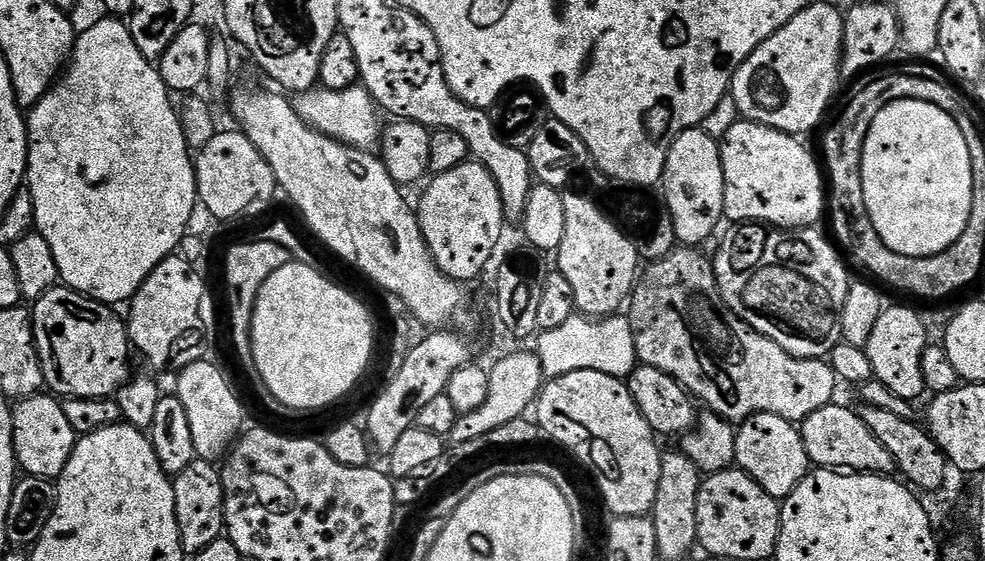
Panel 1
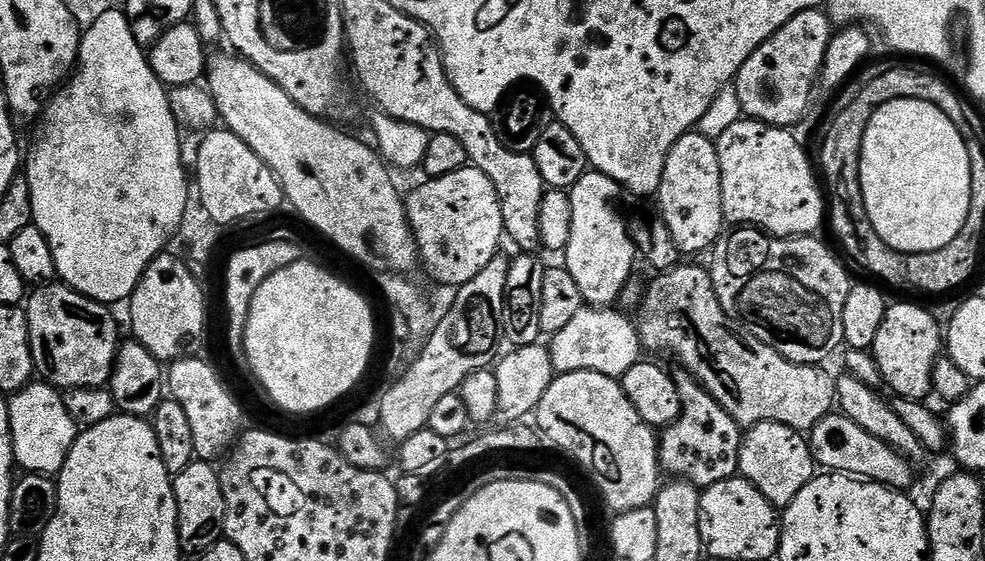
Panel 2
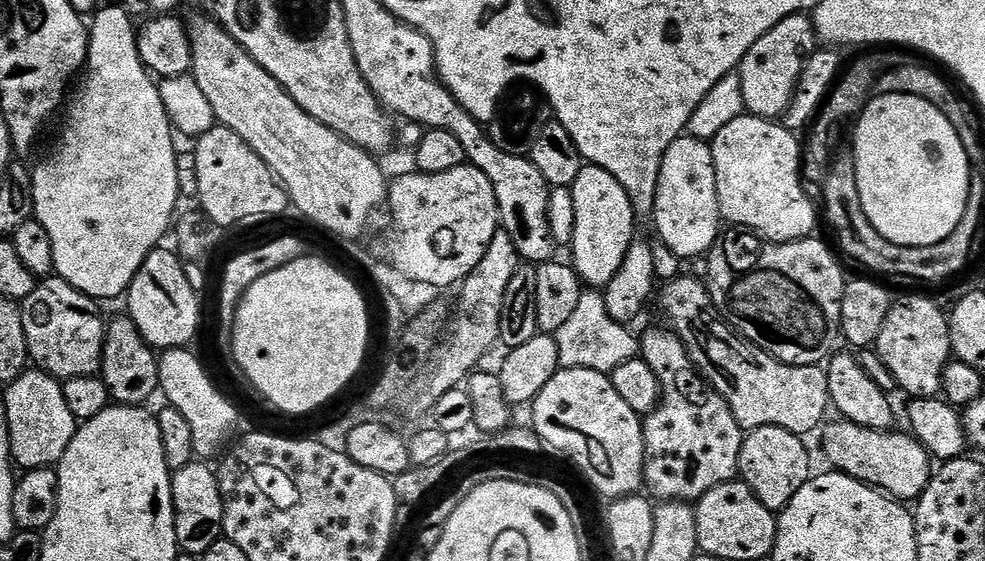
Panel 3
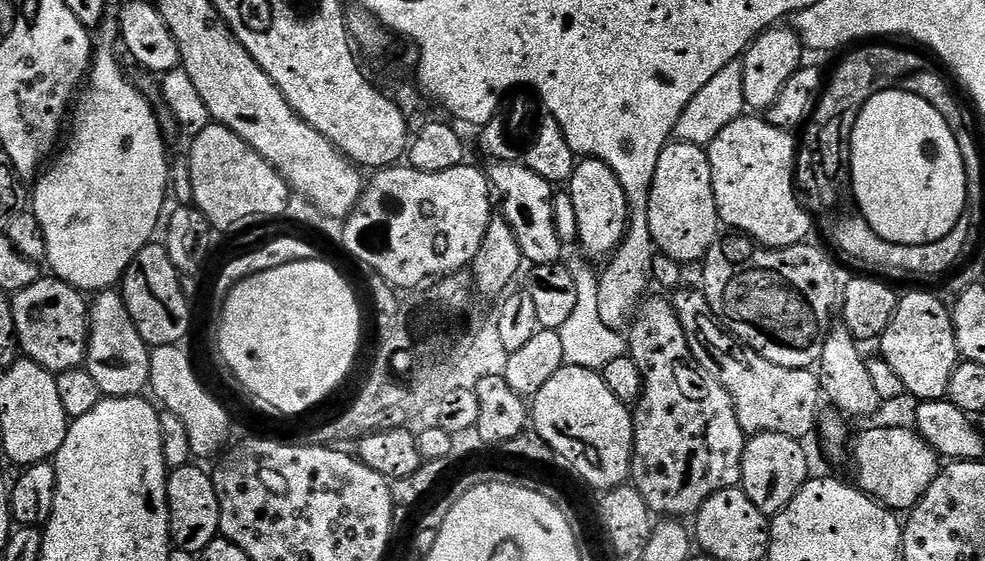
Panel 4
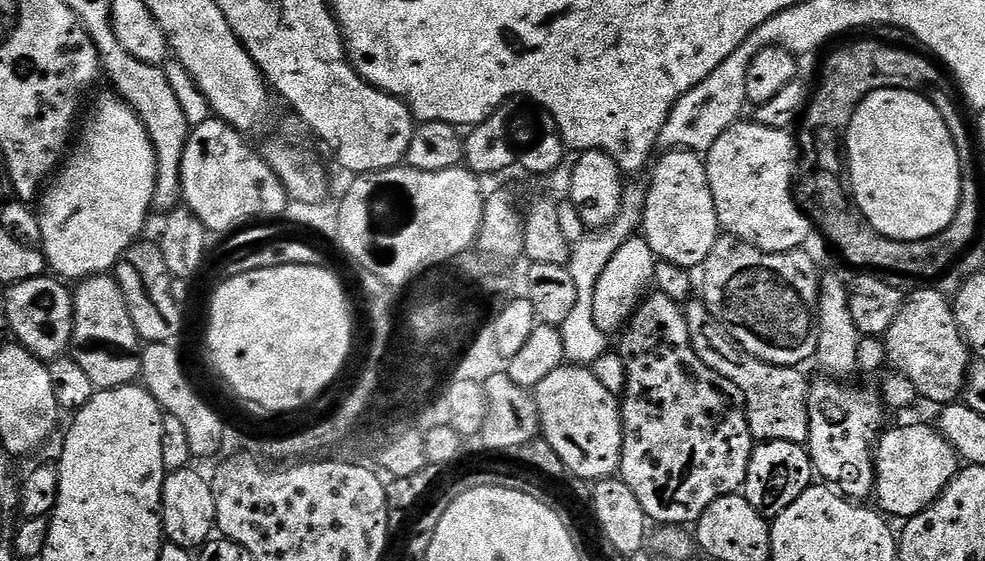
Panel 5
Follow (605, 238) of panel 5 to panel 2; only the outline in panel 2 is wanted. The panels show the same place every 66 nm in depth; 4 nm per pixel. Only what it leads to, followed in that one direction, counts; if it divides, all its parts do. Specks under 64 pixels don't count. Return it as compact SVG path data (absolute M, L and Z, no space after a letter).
M585 306L578 310L571 322L562 330L558 330L556 336L551 337L550 351L557 373L590 370L618 378L642 359L640 335L633 317L611 307Z

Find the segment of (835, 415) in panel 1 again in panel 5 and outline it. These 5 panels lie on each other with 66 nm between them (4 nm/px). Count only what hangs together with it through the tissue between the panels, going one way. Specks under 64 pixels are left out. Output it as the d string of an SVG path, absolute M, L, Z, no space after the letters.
M908 424L905 428L892 428L883 433L874 445L876 482L874 500L885 517L897 516L900 522L922 514L946 490L962 467L950 442L935 427Z

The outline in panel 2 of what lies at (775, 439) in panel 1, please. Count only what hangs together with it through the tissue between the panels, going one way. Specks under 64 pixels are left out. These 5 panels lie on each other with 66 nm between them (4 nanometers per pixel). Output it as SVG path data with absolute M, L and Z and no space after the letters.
M778 422L755 424L743 433L740 442L740 471L743 476L771 502L773 508L783 510L798 498L798 490L817 475L818 465L812 457L812 445L805 433L795 432L790 426Z

